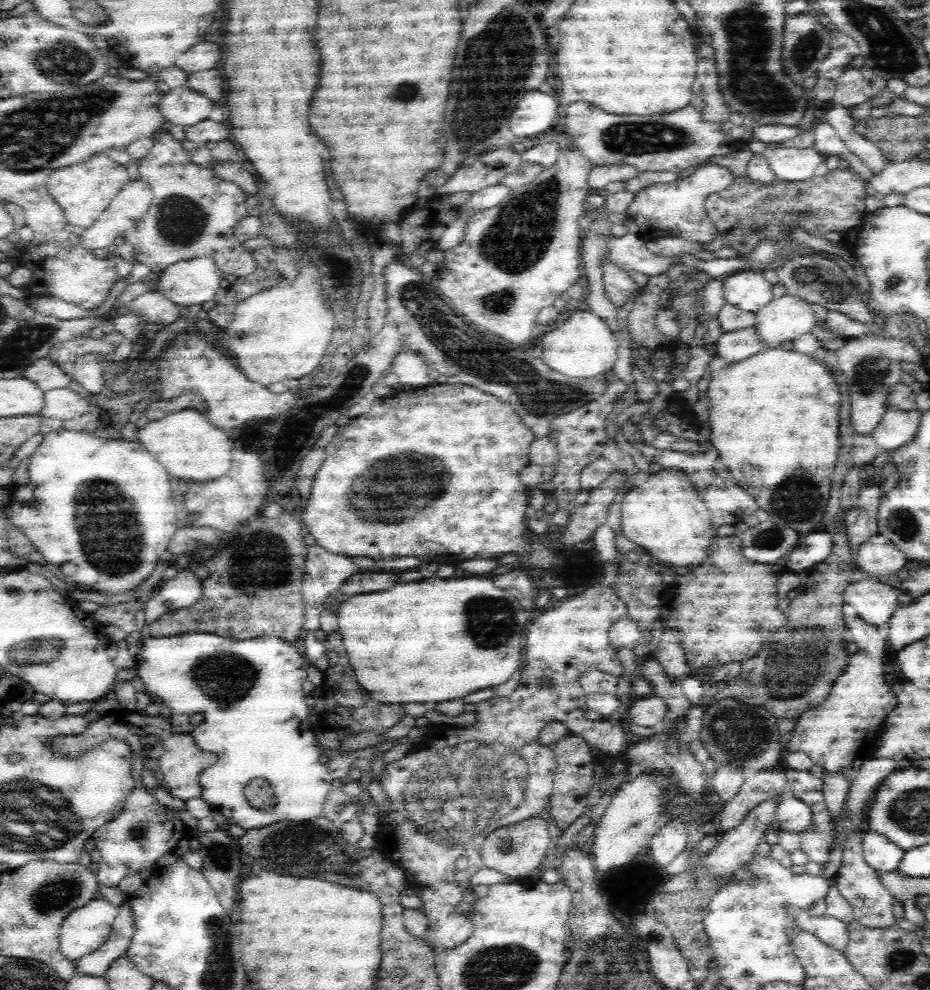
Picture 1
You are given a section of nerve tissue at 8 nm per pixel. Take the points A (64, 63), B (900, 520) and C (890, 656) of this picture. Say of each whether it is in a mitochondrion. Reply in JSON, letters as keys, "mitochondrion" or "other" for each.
{"A":"mitochondrion","B":"mitochondrion","C":"other"}

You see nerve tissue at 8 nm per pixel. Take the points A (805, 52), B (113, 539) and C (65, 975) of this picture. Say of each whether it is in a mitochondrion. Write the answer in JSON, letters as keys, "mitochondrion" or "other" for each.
{"A":"mitochondrion","B":"mitochondrion","C":"other"}

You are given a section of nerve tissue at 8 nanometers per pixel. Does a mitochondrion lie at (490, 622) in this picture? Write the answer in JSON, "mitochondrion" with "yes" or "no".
{"mitochondrion":"yes"}

